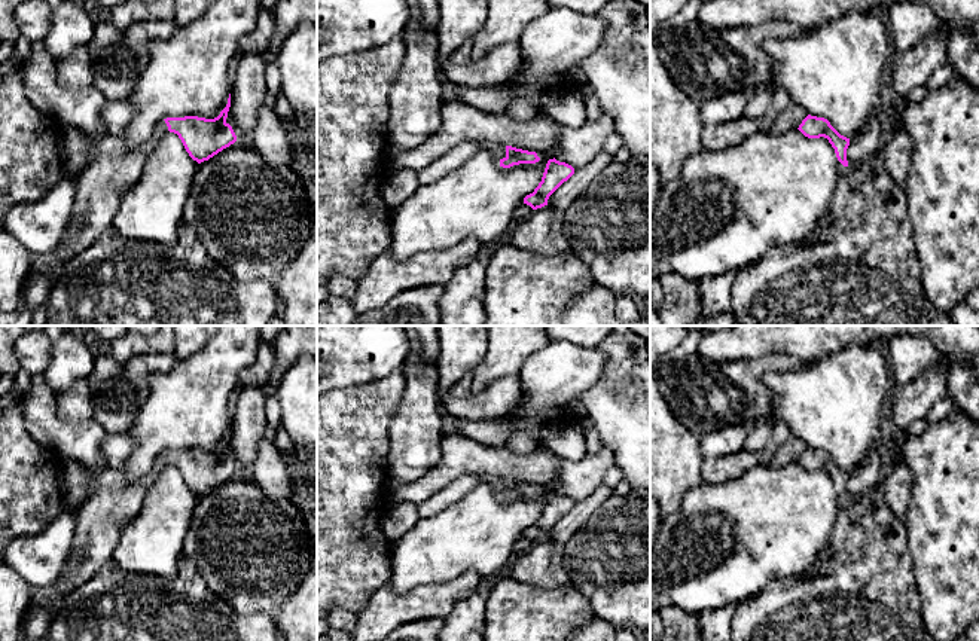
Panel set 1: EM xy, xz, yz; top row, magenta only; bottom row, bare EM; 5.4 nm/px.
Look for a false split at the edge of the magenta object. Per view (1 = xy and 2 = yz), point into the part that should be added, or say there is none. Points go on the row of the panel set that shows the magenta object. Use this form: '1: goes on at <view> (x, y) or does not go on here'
1: goes on at xy (112, 170)
2: does not go on here

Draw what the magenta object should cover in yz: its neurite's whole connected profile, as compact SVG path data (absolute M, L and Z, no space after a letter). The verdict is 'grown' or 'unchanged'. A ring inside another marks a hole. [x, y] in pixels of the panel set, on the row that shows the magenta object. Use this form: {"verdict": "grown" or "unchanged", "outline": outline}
{"verdict": "unchanged", "outline": "M808 115L797 128L808 138L824 137L835 149L838 161L848 167L847 149L850 138L841 135L827 119Z"}

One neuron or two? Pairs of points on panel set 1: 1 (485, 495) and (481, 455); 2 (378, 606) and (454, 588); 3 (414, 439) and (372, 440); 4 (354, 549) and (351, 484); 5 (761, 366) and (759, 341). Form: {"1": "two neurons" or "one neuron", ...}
{"1": "two neurons", "2": "one neuron", "3": "two neurons", "4": "one neuron", "5": "two neurons"}

